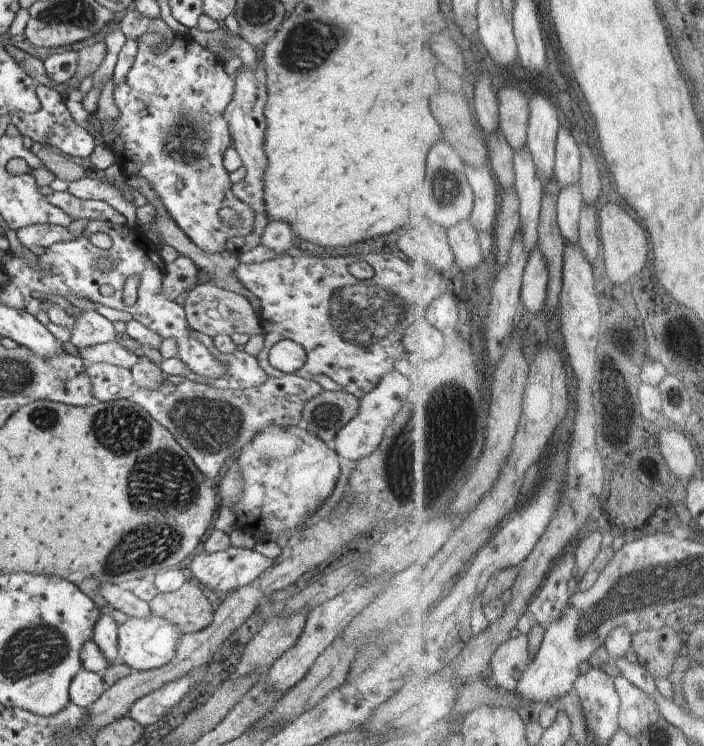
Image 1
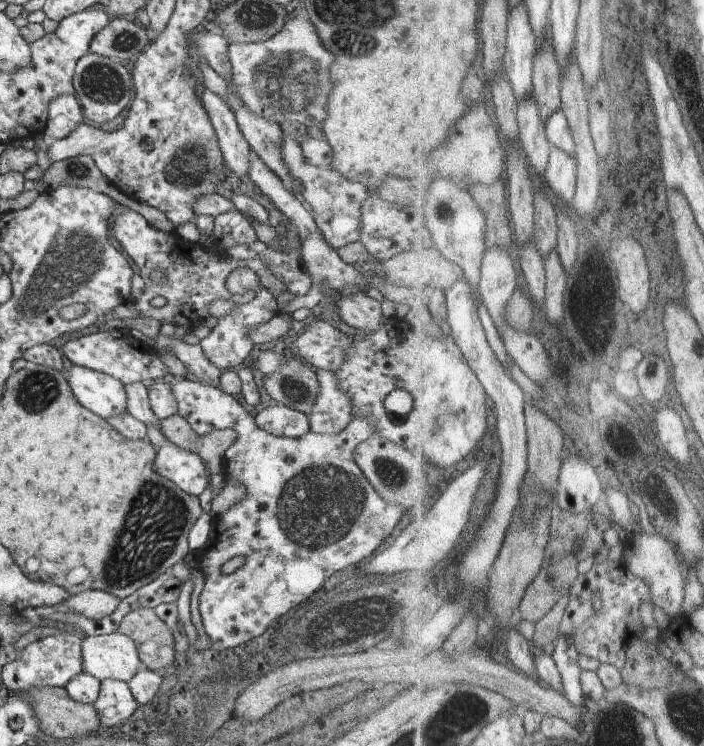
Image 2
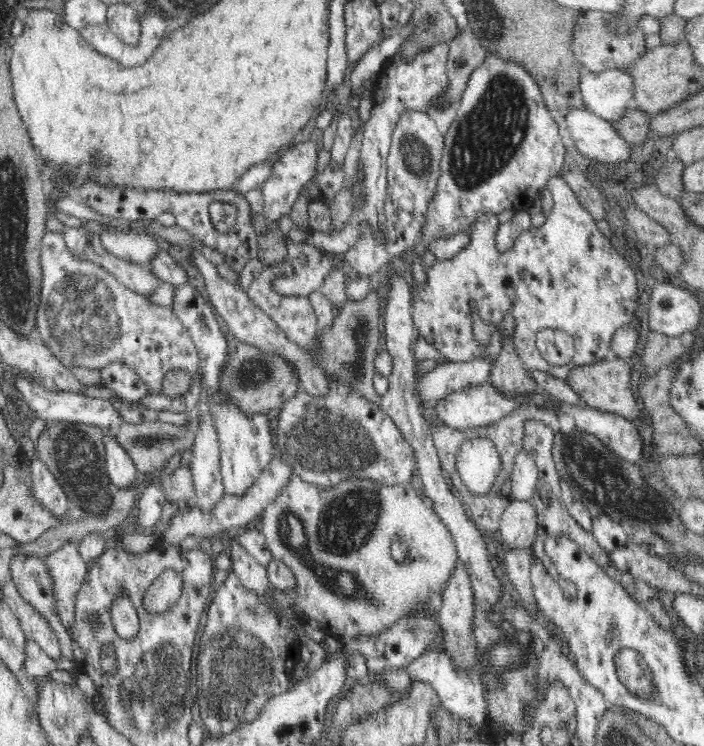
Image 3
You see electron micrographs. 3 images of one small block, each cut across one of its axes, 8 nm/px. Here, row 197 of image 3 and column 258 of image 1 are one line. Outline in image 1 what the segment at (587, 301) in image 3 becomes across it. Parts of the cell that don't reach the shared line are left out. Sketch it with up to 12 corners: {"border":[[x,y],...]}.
{"border":[[229,545],[198,552],[187,573],[223,599],[274,559]]}

